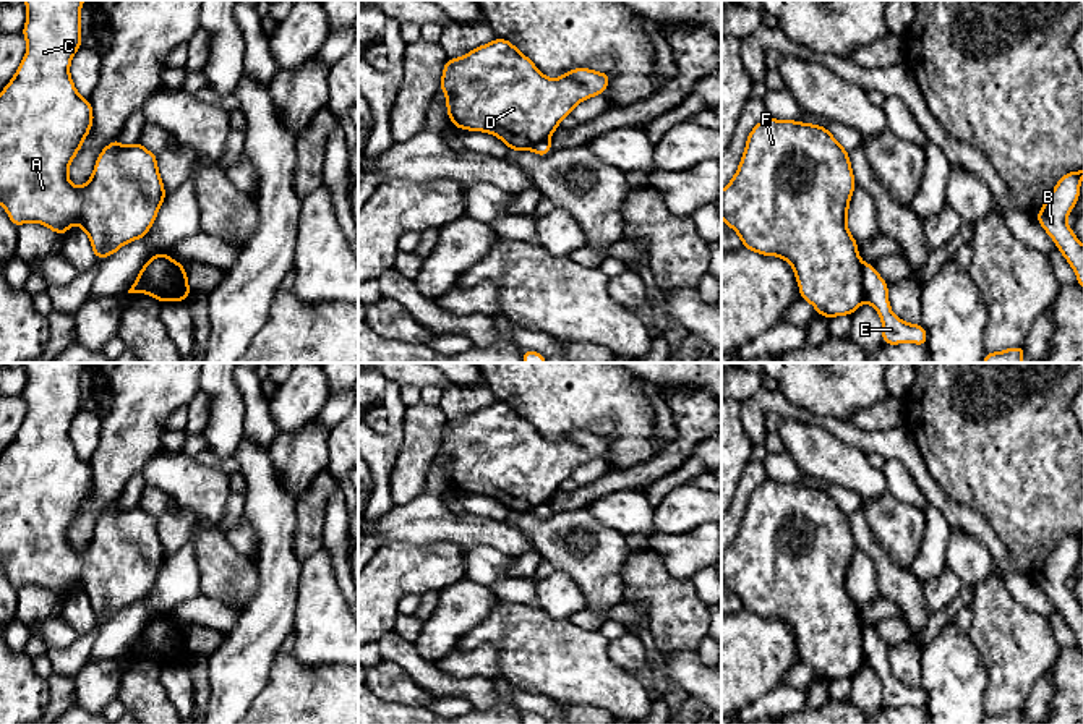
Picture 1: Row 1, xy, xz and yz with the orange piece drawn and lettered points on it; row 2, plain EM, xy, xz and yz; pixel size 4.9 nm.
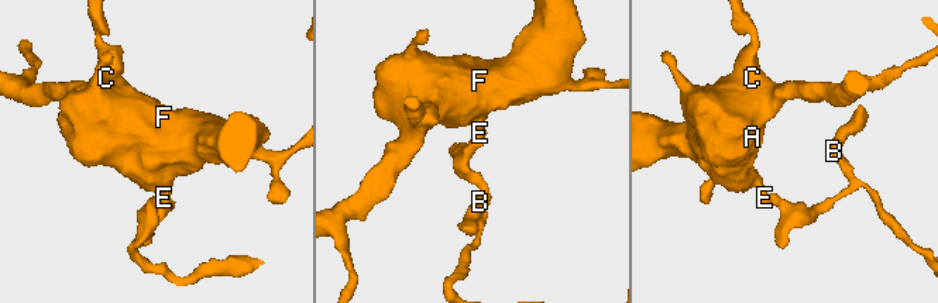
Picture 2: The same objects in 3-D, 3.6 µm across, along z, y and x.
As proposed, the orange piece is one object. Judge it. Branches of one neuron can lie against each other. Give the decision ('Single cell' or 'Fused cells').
Fused cells

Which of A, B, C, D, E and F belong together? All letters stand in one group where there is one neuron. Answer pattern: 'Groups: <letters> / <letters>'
Groups: A C D F / B E

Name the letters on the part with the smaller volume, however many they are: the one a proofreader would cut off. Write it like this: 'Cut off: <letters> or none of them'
Cut off: B, E

